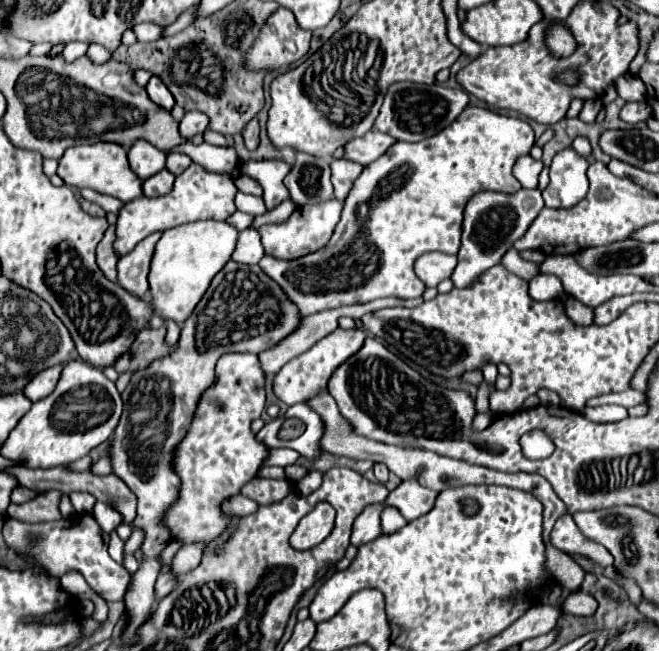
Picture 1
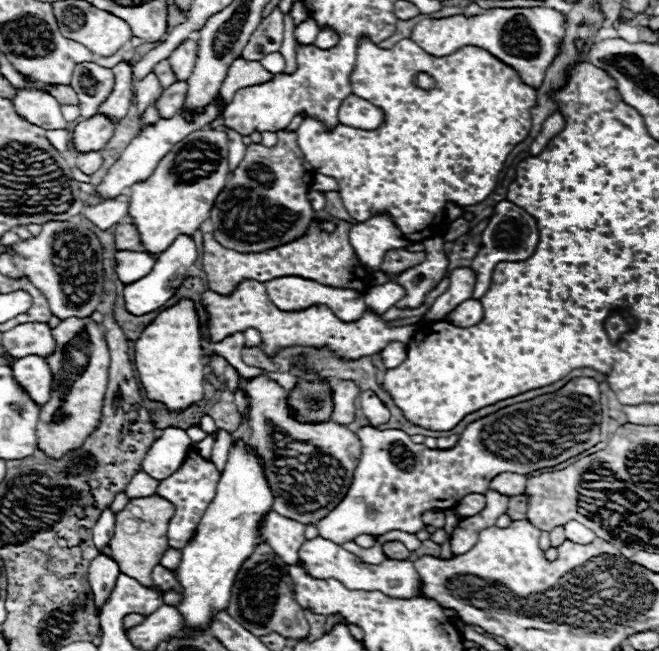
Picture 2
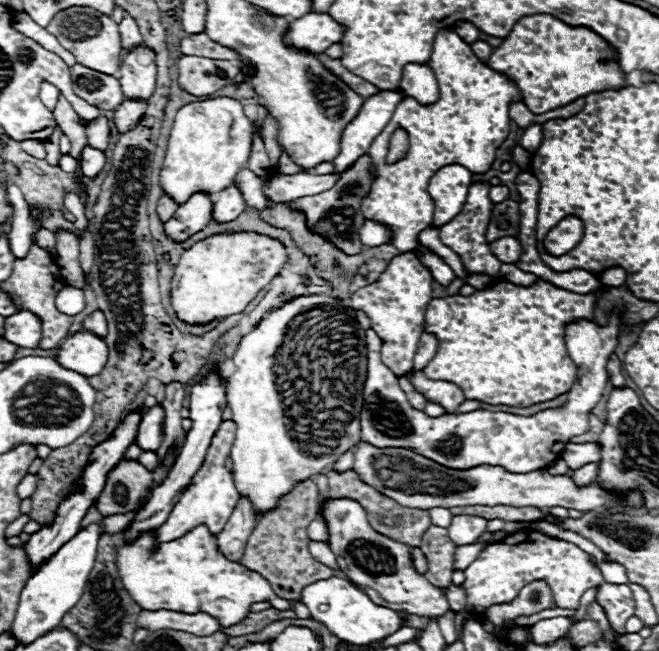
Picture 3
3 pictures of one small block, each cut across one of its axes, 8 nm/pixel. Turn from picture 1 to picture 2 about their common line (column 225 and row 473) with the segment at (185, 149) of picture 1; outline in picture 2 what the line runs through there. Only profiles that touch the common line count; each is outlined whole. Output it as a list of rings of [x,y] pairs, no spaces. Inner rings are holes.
[[[182,428],[162,430],[160,438],[146,452],[146,456],[142,460],[142,470],[156,480],[164,480],[164,478],[172,476],[184,462],[186,450],[192,444],[194,442],[188,438],[186,430],[182,430]]]

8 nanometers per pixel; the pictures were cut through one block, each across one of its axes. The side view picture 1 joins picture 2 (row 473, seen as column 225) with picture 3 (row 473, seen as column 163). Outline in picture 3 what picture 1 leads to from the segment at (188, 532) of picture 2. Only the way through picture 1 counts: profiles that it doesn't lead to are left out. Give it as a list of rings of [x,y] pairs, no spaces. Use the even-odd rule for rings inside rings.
[[[224,420],[218,428],[218,432],[212,438],[212,446],[206,452],[204,464],[200,466],[200,470],[194,474],[192,482],[188,484],[186,492],[182,494],[182,498],[178,500],[178,504],[172,508],[168,520],[158,528],[158,538],[160,540],[174,540],[184,536],[190,528],[196,528],[200,524],[206,524],[210,528],[210,532],[218,534],[224,530],[226,522],[230,520],[236,504],[238,504],[238,490],[234,486],[232,474],[226,470],[226,458],[230,458],[230,448],[234,444],[234,434],[236,434],[236,424],[232,420]]]

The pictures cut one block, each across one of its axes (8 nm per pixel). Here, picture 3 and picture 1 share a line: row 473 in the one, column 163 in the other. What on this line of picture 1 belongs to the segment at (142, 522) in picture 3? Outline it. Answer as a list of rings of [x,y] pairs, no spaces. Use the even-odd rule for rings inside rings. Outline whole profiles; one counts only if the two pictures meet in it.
[[[164,168],[162,172],[144,180],[142,192],[146,198],[158,198],[158,196],[166,196],[172,190],[172,186],[174,186],[174,176]]]

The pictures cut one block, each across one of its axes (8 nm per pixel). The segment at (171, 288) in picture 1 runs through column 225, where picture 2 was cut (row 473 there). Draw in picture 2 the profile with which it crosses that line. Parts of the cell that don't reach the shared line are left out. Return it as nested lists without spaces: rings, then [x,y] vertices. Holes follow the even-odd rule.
[[[244,440],[232,442],[228,462],[216,486],[216,496],[204,512],[194,538],[182,548],[182,560],[176,572],[180,594],[184,596],[176,608],[190,626],[208,630],[212,614],[226,610],[236,574],[244,560],[248,560],[252,550],[258,546],[260,522],[272,510],[272,498],[274,494],[266,480],[260,456]]]

